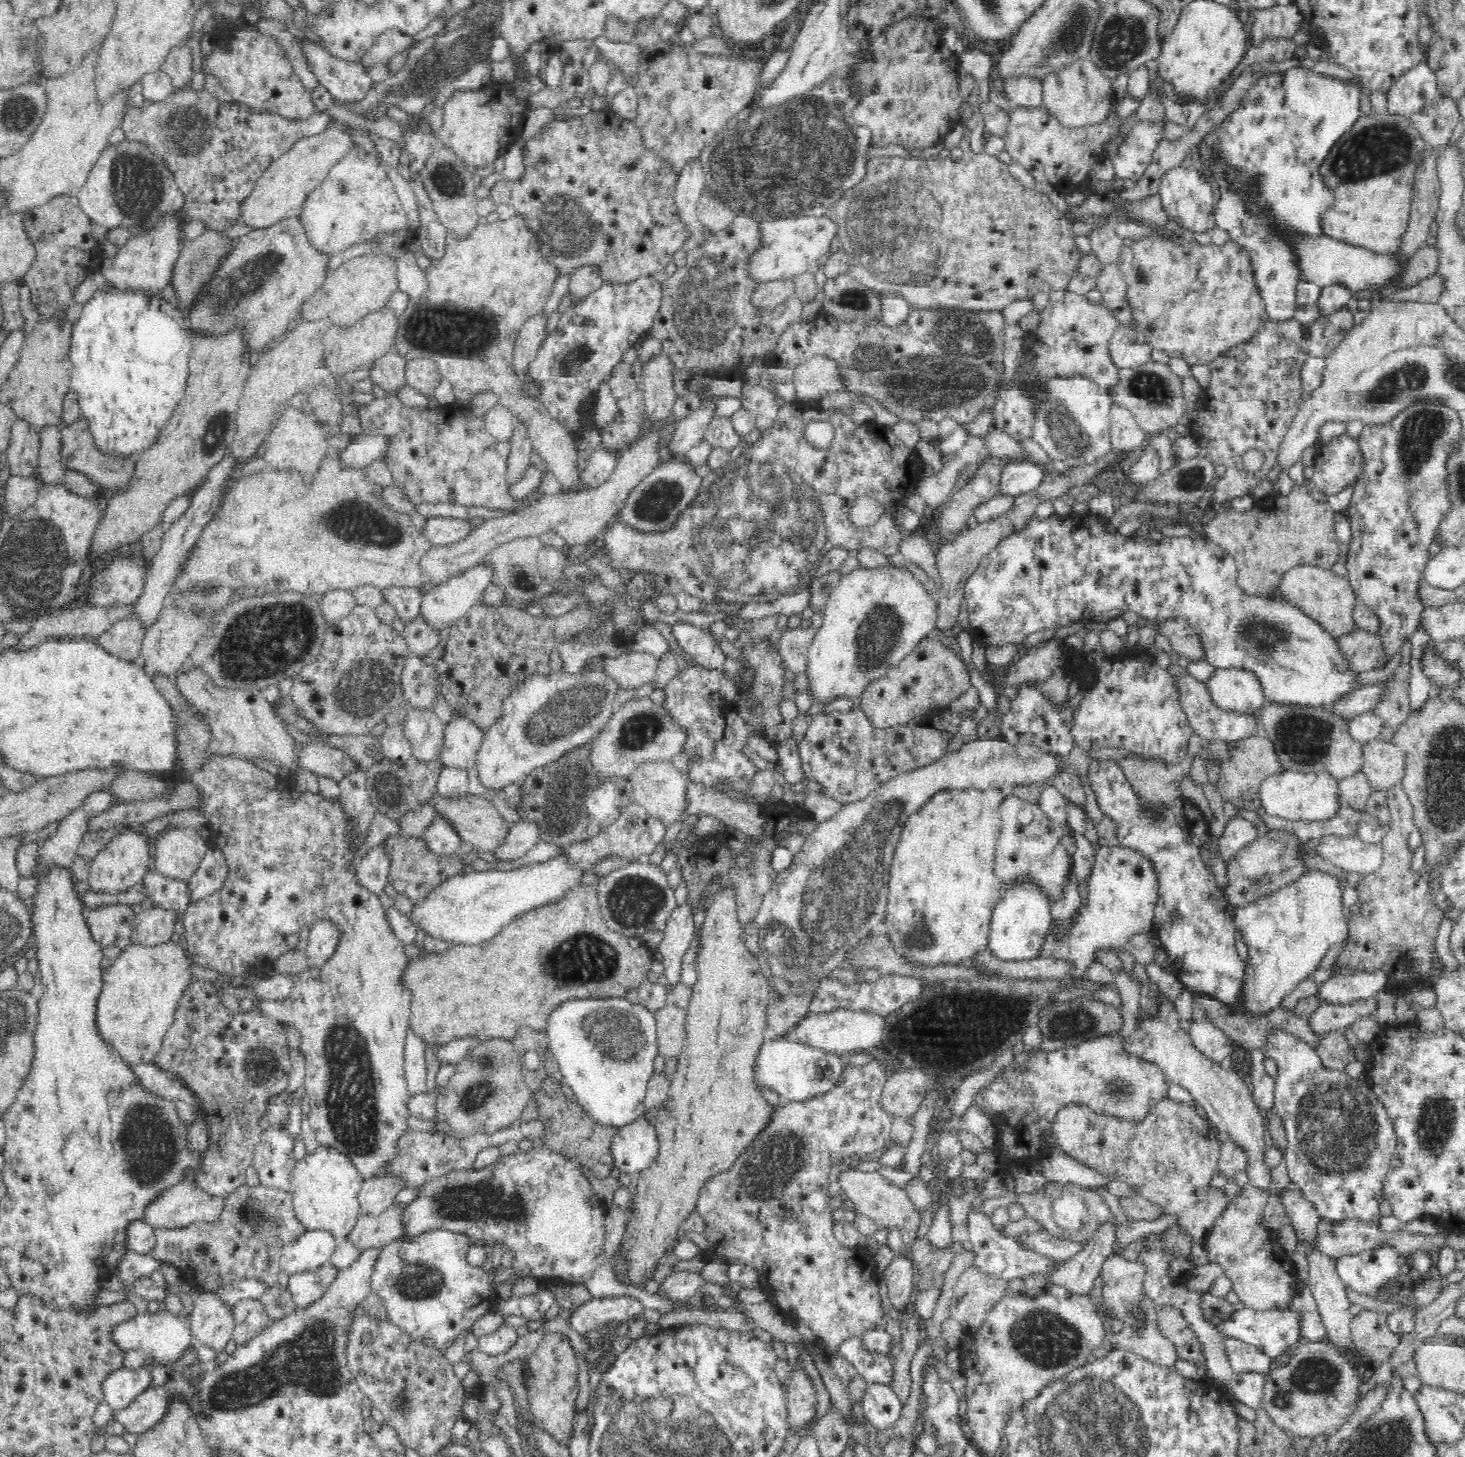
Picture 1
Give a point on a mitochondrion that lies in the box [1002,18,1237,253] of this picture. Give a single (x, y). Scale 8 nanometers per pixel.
(1121, 40)

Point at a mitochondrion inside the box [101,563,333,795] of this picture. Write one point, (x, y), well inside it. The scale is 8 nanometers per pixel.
(271, 643)

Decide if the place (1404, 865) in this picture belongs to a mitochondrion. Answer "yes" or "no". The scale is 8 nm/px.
no

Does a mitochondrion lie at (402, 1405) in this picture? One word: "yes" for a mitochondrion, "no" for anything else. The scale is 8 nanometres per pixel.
yes

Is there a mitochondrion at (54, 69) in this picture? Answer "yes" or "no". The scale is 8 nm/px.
no

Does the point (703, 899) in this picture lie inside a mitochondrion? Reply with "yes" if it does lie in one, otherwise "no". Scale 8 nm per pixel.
no

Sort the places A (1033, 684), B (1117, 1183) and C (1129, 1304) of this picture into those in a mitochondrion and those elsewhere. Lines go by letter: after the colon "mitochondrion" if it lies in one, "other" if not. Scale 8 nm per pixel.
A: other
B: other
C: mitochondrion

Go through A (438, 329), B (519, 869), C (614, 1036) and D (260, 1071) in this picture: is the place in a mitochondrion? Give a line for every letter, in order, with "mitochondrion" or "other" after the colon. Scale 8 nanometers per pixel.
A: mitochondrion
B: other
C: mitochondrion
D: mitochondrion

